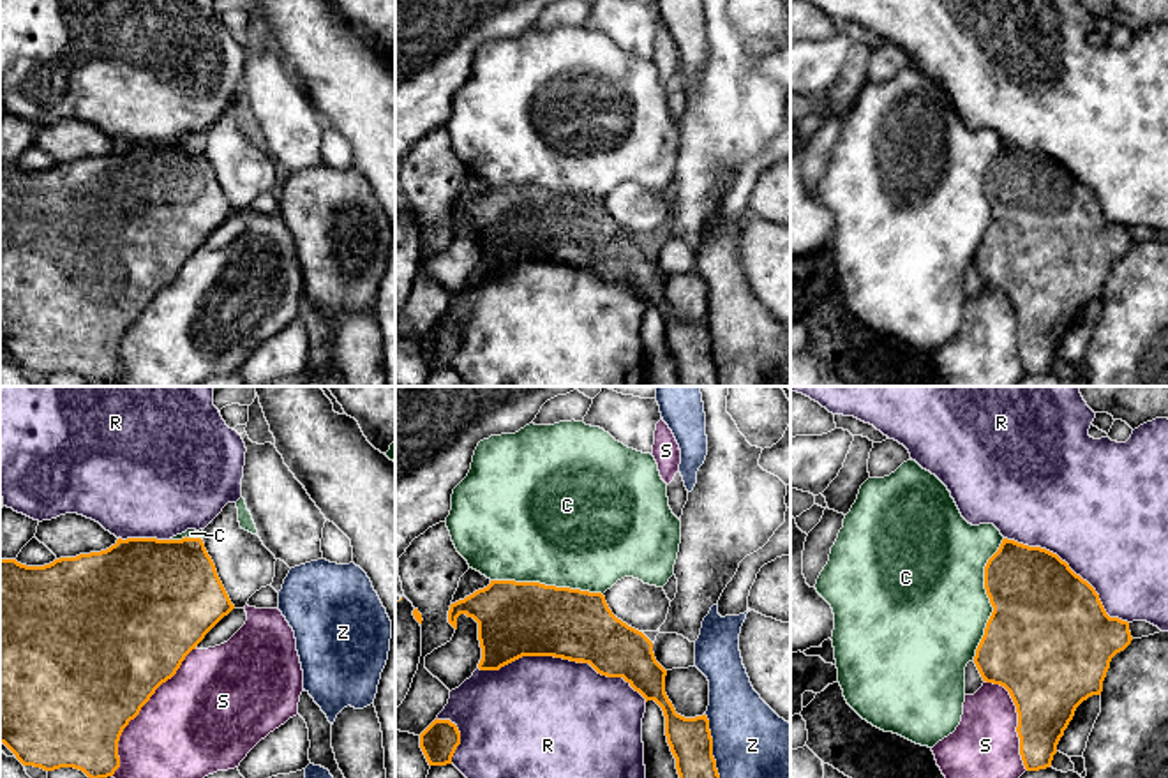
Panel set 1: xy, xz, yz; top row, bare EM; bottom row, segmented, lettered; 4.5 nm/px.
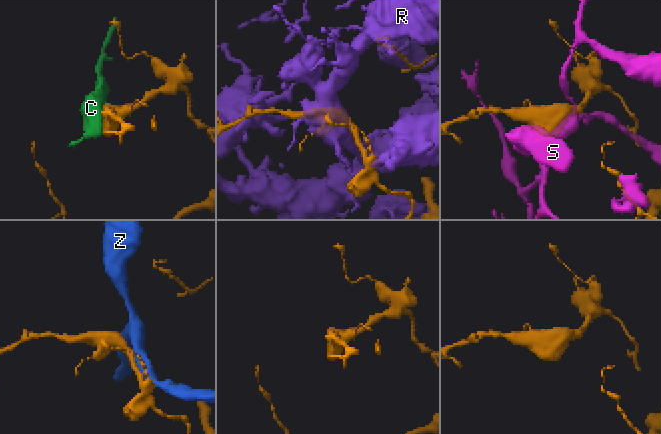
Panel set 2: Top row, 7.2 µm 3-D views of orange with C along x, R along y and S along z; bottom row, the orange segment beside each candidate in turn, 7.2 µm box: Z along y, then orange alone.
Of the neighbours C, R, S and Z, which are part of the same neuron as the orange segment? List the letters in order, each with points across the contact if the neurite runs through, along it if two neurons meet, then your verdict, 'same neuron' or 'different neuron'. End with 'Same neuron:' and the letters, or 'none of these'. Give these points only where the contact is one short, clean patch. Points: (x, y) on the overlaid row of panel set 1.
C: different neuron
R: different neuron
S: different neuron
Z: different neuron
Same neuron: none of these

